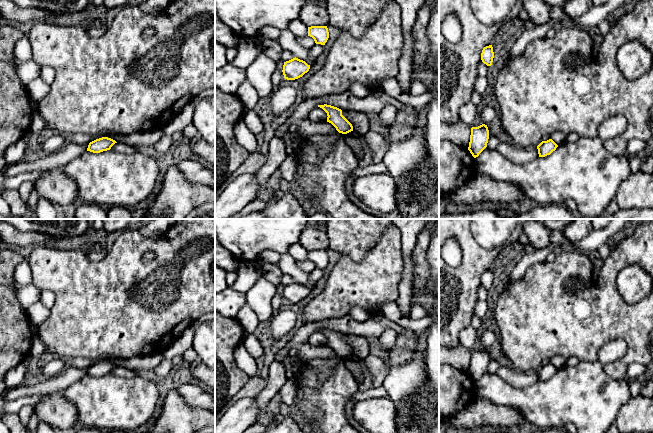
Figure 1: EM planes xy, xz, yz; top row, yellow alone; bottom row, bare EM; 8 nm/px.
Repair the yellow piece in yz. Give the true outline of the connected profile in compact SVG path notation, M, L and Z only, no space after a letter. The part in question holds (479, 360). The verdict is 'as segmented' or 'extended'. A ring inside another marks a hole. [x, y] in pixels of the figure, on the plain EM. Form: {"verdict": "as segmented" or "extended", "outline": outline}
{"verdict": "as segmented", "outline": "M482 348L478 351L471 352L470 366L468 374L474 382L487 371L489 363L489 354L487 349Z"}

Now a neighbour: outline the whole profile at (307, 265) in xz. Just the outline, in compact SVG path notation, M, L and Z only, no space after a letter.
M308 259L301 263L296 263L296 264L298 265L300 269L302 269L303 271L307 271L307 272L311 272L316 268L314 263Z

